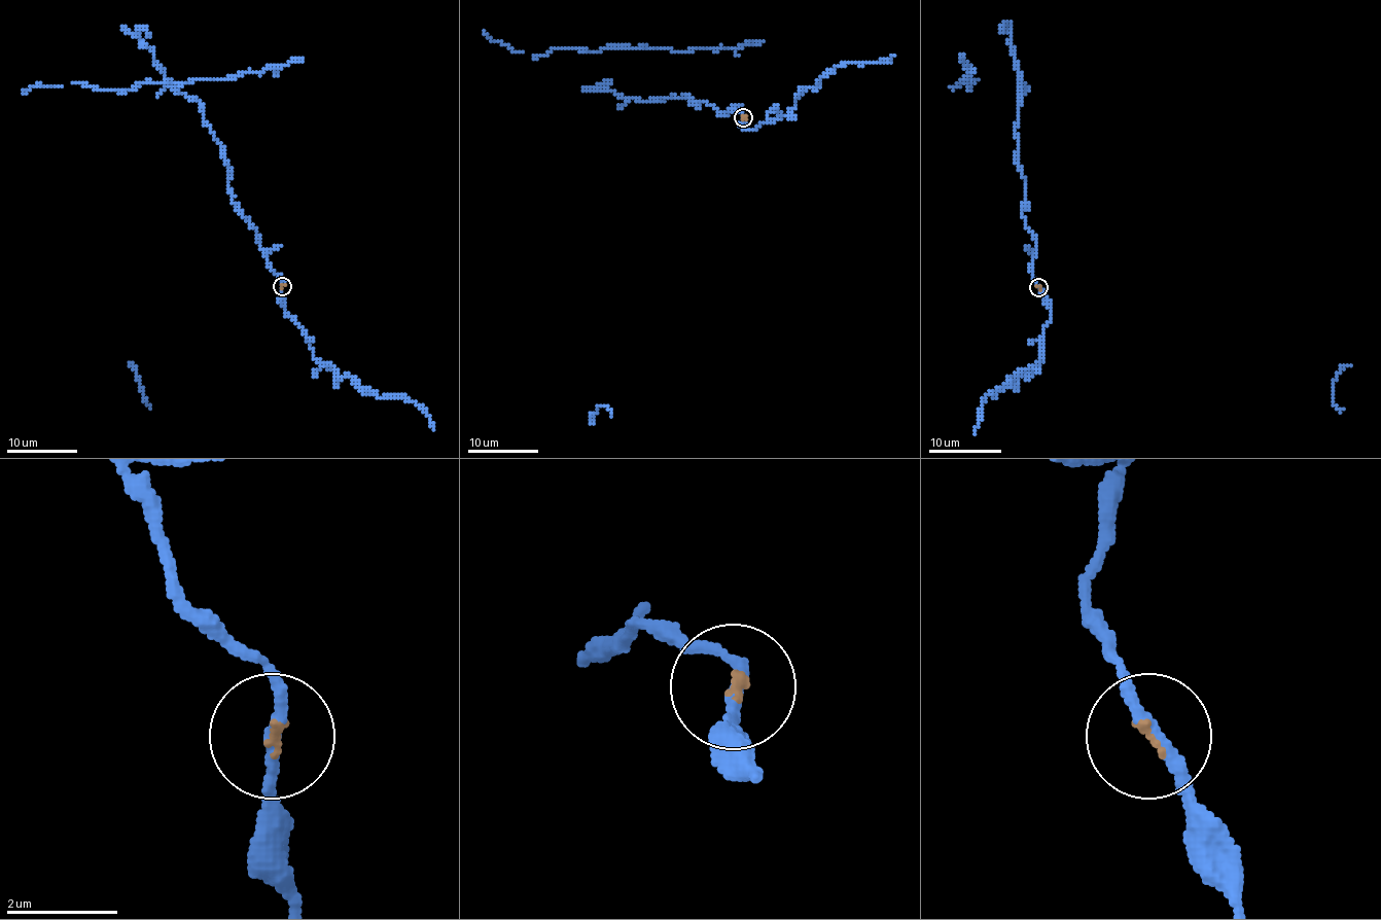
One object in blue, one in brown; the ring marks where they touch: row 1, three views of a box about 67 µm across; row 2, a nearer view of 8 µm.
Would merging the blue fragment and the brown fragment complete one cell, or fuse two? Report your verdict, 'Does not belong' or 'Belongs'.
Belongs

